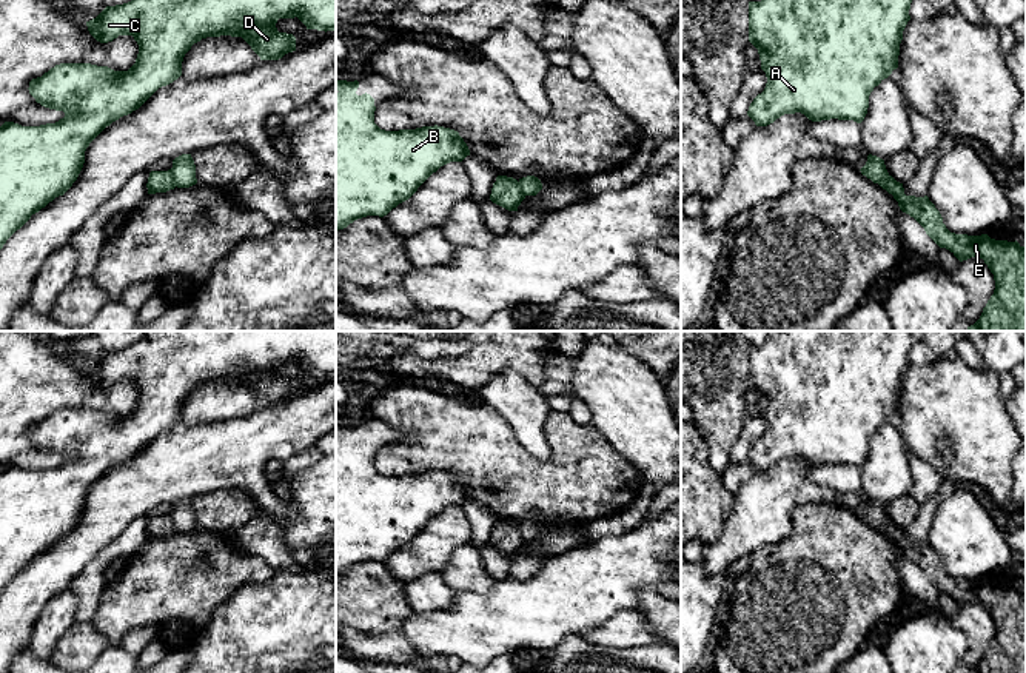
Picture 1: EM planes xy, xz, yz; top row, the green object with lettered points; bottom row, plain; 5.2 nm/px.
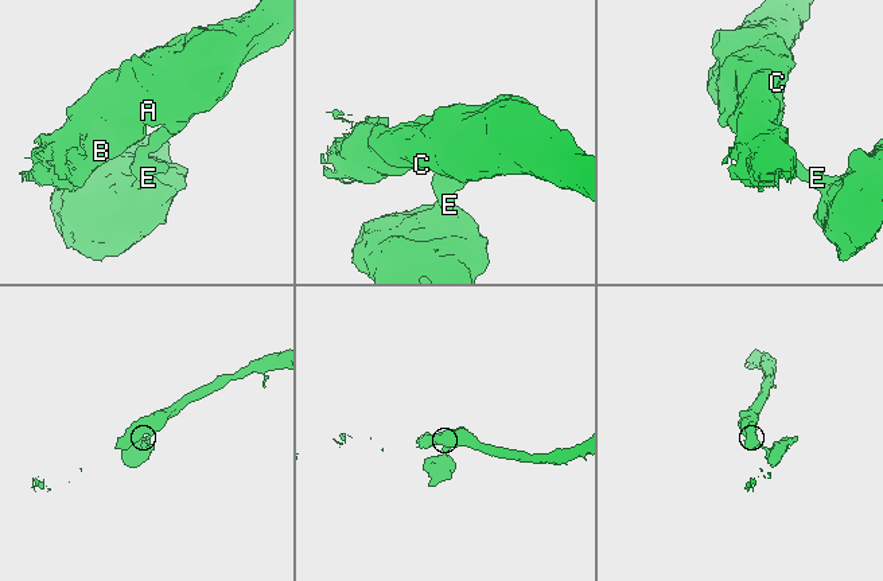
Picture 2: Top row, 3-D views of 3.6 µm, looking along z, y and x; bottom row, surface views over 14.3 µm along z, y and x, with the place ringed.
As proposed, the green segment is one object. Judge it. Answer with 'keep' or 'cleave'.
cleave

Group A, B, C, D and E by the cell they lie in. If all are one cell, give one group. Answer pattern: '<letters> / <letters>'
A B C D / E

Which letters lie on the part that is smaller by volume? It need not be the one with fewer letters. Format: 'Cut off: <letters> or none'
Cut off: E

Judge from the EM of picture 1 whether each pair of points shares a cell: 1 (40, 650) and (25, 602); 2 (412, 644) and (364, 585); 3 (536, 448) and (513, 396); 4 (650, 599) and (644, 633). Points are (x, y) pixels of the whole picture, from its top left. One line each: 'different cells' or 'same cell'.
1: different cells
2: different cells
3: same cell
4: different cells

